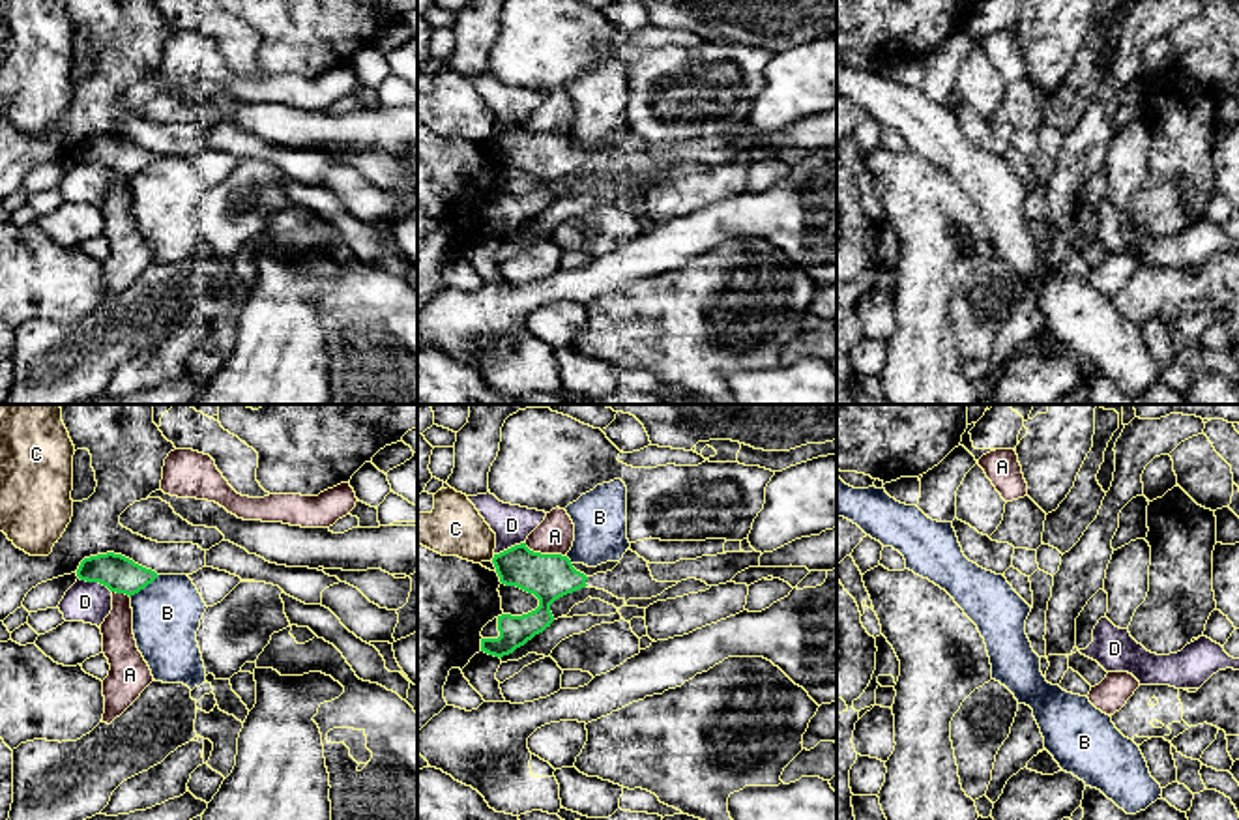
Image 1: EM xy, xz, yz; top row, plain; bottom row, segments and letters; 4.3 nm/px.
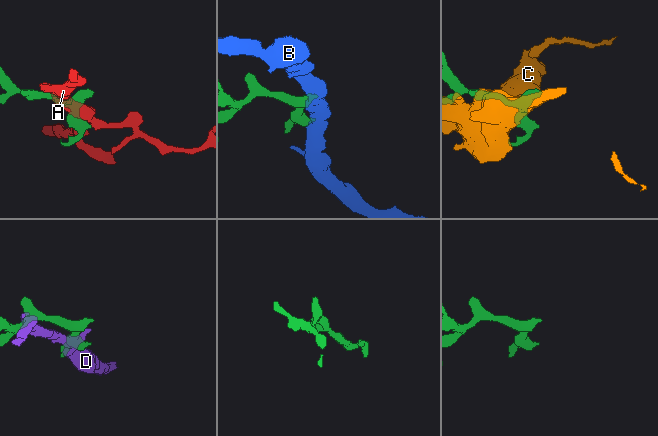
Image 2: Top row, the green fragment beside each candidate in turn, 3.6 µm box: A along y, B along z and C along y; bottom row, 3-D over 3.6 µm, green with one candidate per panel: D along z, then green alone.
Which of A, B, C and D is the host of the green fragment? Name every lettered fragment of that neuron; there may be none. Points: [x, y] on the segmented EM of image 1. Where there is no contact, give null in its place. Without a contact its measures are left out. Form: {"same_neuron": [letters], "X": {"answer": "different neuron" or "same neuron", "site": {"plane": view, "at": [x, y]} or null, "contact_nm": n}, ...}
{"same_neuron": [], "A": {"answer": "different neuron", "site": {"plane": "xz", "at": [545, 555]}, "contact_nm": 190}, "B": {"answer": "different neuron", "site": {"plane": "xy", "at": [145, 586]}, "contact_nm": 160}, "C": {"answer": "different neuron", "site": {"plane": "xz", "at": [495, 556]}, "contact_nm": 30}, "D": {"answer": "different neuron", "site": {"plane": "xy", "at": [96, 581]}, "contact_nm": 160}}

